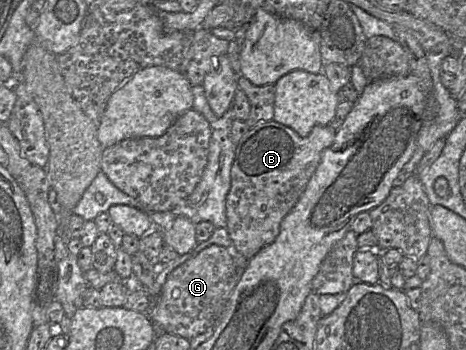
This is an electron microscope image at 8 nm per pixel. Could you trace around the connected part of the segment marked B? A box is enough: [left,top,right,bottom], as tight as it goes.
[226,121,336,259]

